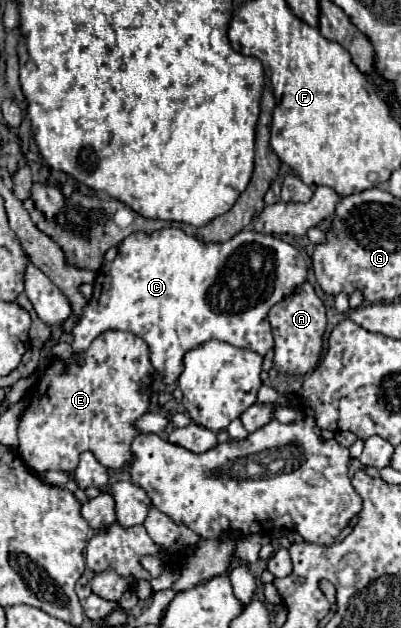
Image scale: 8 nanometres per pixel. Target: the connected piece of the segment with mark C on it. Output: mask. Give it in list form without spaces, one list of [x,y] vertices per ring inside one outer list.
[[[178,227],[160,229],[152,235],[132,233],[122,241],[116,259],[104,263],[98,271],[94,295],[74,329],[72,349],[76,353],[86,351],[90,343],[106,331],[130,331],[146,341],[152,367],[162,377],[162,383],[170,385],[182,373],[182,353],[202,341],[226,341],[234,347],[250,349],[264,357],[266,351],[274,347],[270,323],[266,319],[270,307],[282,301],[282,297],[290,295],[304,281],[306,263],[300,251],[274,235],[242,229],[224,243],[204,243],[186,235]]]

